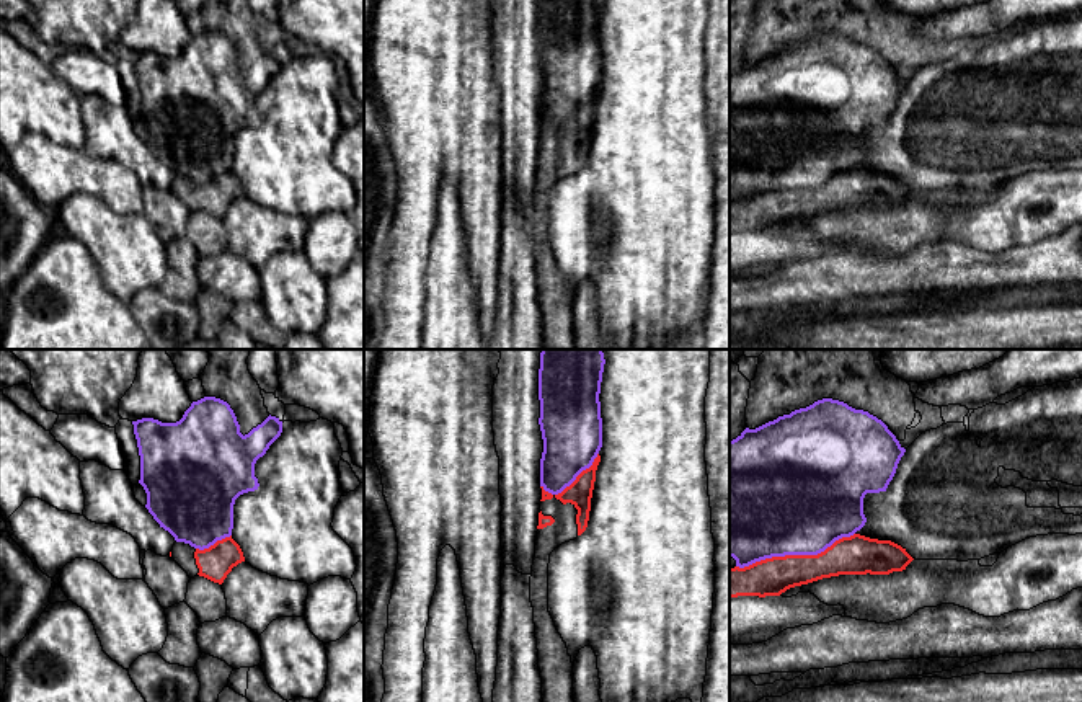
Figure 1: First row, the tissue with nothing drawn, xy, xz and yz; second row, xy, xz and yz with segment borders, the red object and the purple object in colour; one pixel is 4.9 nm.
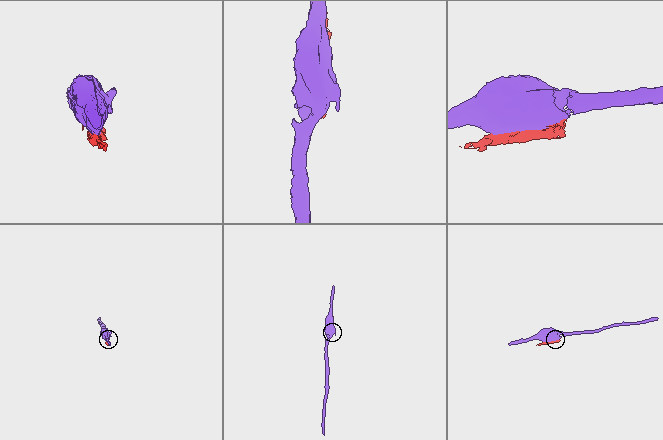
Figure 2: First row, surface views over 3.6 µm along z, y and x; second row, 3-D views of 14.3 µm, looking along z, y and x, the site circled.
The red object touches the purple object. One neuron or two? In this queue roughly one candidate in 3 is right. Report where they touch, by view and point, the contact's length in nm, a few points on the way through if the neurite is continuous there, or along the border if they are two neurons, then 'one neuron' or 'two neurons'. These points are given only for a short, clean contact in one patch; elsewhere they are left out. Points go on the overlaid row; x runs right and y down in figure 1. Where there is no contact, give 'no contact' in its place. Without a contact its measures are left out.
contact yz (795, 555); length 600 nm; two neurons

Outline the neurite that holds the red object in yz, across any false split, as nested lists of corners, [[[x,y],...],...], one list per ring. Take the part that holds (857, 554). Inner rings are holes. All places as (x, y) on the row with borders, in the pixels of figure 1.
[[[842,537],[818,555],[785,555],[729,568],[729,598],[780,596],[790,588],[839,575],[889,575],[914,558],[891,540]]]

